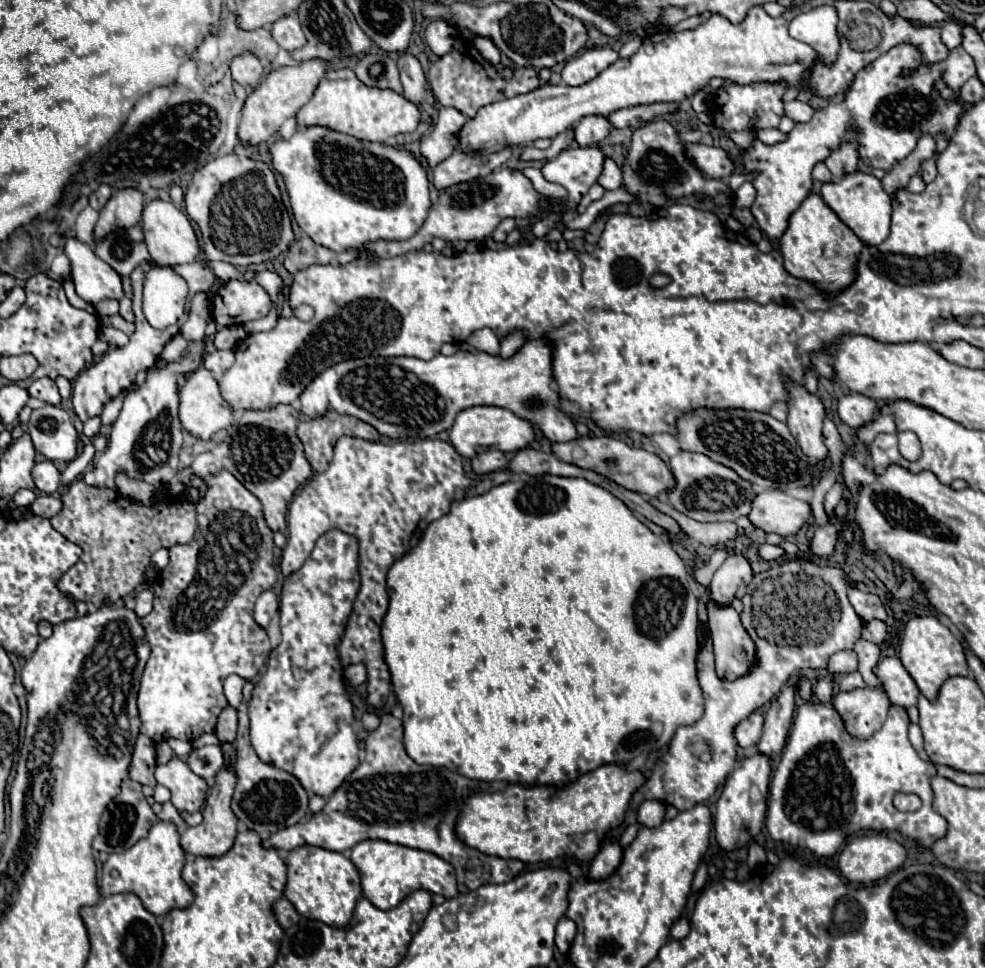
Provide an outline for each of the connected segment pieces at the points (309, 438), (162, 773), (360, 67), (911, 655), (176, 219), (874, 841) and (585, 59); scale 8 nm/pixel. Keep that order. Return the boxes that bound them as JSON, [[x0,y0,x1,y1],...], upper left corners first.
[[297,411,381,473],[155,757,207,813],[353,53,403,93],[899,615,969,701],[143,201,201,265],[839,833,907,883],[561,47,619,85]]

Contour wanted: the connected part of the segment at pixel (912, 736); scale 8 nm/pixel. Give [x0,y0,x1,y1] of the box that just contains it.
[908,723,929,761]

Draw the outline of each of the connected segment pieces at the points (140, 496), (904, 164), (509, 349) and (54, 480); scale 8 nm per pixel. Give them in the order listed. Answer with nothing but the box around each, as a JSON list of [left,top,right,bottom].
[[115,473,155,503],[883,151,923,195],[501,333,525,357],[33,459,61,493]]

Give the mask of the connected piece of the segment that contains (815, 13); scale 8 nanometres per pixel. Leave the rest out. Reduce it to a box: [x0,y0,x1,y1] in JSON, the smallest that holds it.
[789,5,837,61]

